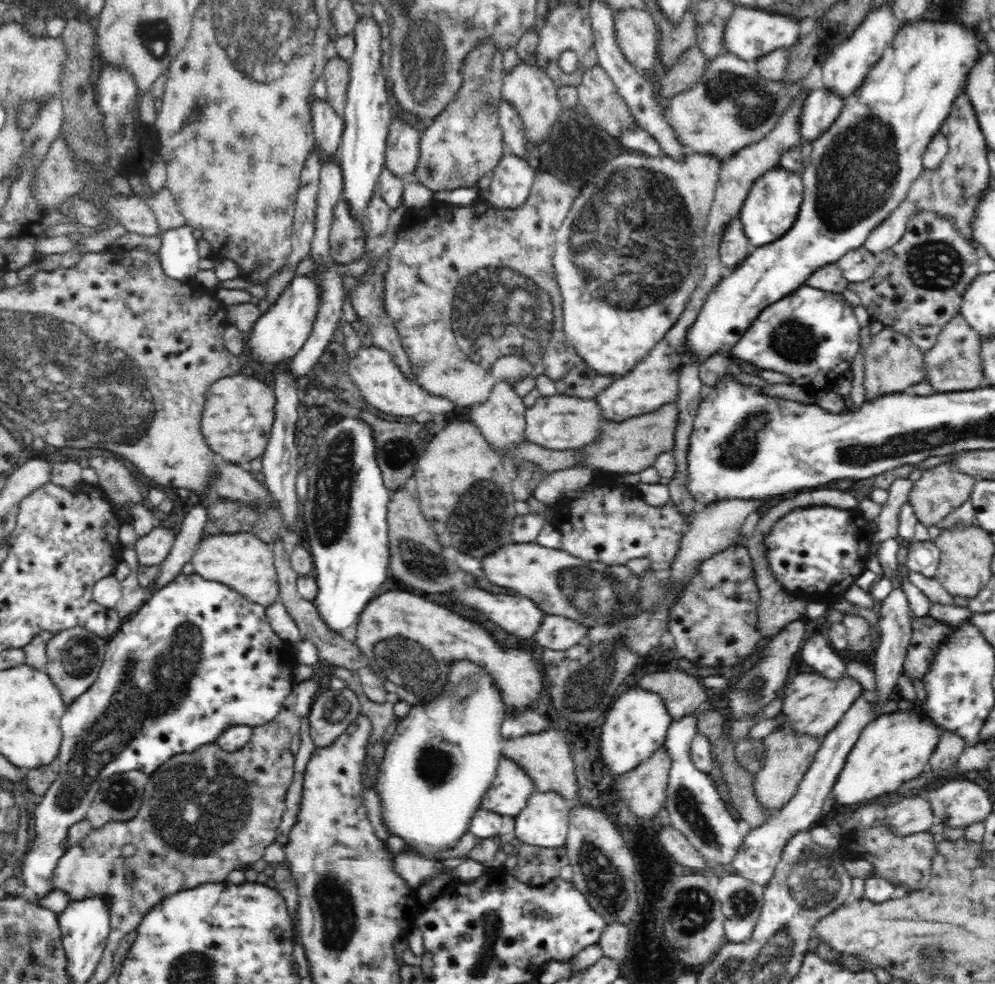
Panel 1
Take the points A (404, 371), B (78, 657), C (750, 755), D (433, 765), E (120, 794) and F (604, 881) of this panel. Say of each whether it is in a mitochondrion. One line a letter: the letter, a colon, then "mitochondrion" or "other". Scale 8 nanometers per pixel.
A: other
B: mitochondrion
C: mitochondrion
D: mitochondrion
E: mitochondrion
F: mitochondrion

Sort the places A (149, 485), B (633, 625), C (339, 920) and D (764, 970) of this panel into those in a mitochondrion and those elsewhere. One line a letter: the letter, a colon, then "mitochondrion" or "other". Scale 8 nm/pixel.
A: other
B: mitochondrion
C: mitochondrion
D: mitochondrion

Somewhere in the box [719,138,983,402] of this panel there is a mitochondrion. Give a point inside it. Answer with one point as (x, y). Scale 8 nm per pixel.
(934, 262)

